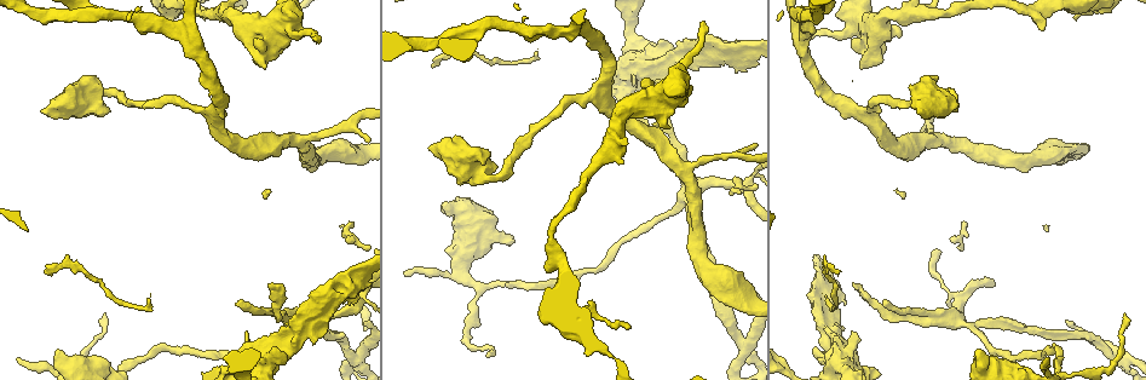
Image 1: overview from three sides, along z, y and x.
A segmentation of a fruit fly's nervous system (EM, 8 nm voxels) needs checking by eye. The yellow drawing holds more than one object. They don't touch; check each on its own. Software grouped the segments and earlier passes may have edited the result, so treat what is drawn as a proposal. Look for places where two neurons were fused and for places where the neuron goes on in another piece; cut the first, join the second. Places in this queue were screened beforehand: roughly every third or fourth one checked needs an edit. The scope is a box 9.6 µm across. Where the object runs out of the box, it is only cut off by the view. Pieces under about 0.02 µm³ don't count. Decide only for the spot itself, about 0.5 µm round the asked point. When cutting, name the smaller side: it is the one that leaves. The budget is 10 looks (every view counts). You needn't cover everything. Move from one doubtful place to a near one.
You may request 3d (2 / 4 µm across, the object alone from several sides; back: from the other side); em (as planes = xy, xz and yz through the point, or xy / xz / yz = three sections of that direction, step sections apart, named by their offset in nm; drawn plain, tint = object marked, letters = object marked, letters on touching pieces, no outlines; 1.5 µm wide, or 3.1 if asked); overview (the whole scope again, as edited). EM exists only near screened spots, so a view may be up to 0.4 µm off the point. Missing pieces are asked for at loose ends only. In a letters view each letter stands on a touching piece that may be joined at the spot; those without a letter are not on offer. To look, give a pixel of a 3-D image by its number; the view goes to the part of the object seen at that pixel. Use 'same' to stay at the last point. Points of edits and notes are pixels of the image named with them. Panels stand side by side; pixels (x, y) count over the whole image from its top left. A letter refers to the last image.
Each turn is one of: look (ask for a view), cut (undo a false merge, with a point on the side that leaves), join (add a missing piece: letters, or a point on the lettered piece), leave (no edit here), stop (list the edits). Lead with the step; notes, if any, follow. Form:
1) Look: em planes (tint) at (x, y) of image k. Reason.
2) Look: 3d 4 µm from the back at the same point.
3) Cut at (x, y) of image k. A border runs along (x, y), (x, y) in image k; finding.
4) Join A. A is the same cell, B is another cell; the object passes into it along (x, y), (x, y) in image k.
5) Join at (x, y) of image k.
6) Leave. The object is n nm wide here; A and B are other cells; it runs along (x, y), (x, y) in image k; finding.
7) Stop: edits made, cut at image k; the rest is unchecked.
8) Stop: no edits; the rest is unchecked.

Look: 3d 2 µm at (719, 41) of image 1. Thick end.

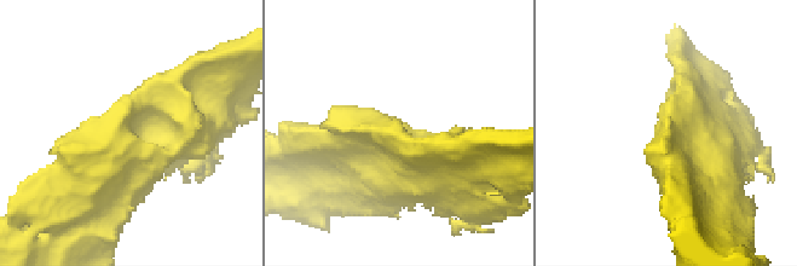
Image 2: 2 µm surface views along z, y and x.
Look: em planes (letters) at (659, 107) of image 2. Now the EM.

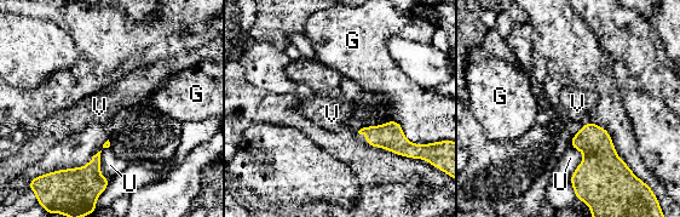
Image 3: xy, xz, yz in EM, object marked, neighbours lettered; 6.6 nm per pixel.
Leave. G, U and V are other cells; a border runs along (570, 146), (583, 159), (569, 178) in image 3; no lettered piece goes on from it.

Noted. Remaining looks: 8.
Look: em planes (tint) at (272, 284) of image 1. Branch stops here.

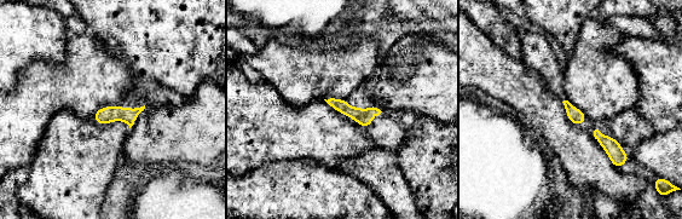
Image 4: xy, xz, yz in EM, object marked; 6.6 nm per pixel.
Look: em planes (letters) at the same point. What lies round it.

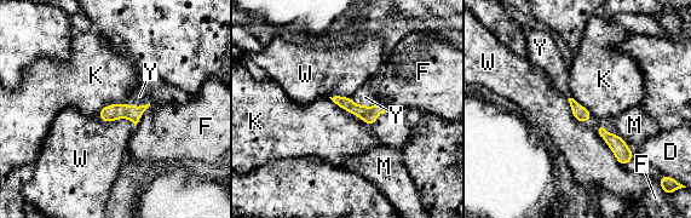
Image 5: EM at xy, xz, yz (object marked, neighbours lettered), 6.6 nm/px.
Join Y. The object is 100 nm wide here; Y is the same cell, D, F, K, M and W are other cells; the object passes into it along (369, 116), (363, 105), (364, 97) in image 5; the neuron continues.

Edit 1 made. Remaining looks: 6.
Look: em planes (tint) at (472, 175) of image 1. Calibre changes.

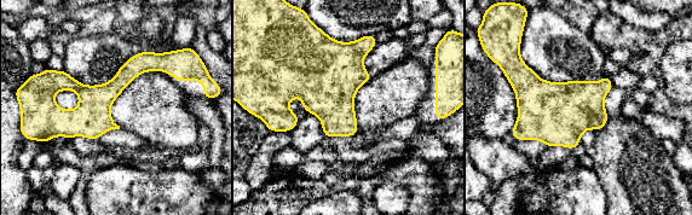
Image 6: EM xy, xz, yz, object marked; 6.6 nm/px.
Look: em planes (letters) at the same point. What lies round it.

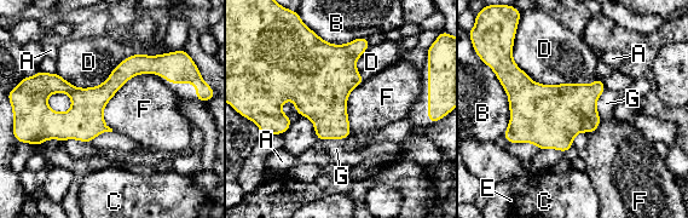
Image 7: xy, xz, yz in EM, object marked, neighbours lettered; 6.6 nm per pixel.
Leave. The object is 260 nm wide here; the longest contact is with D, 600 nm; A, B, C, D, E, F and G are other cells; one neuron here.

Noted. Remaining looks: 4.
Look: 3d 4 µm at (491, 352) of image 1. Free end.

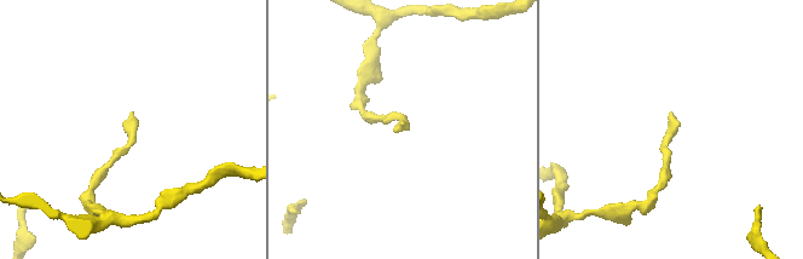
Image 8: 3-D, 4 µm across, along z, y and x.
Look: em planes (tint) at (404, 121) of image 8.

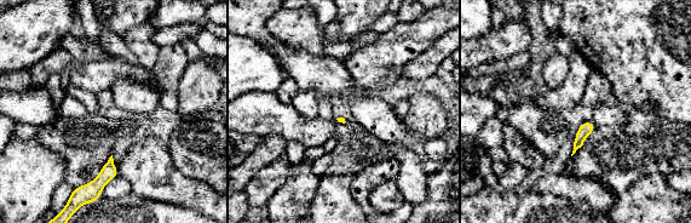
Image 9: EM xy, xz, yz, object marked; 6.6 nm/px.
Look: em planes (letters) at the same point. See the neighbours.

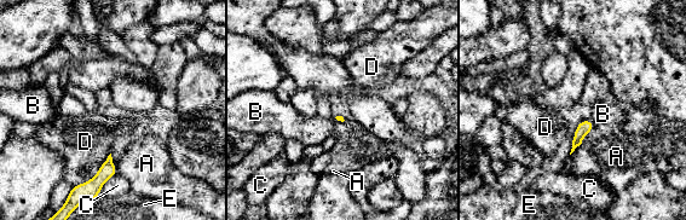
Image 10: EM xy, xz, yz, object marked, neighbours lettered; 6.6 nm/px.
Leave. A, B, C, D and E are other cells; none of them fits.

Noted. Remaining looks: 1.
Stop: edits made, join at image 5; the rest is unchecked.

